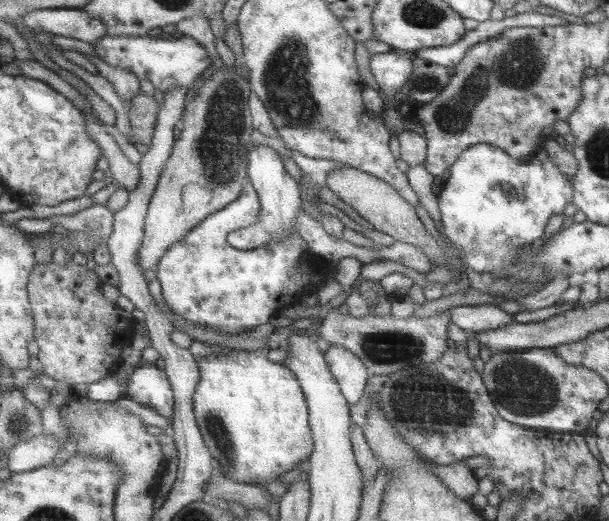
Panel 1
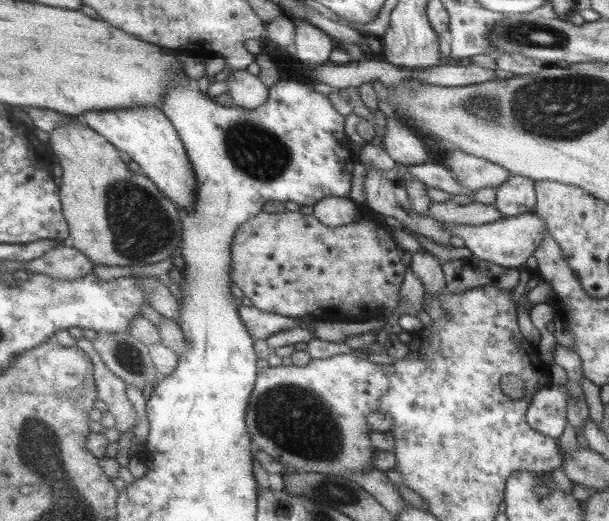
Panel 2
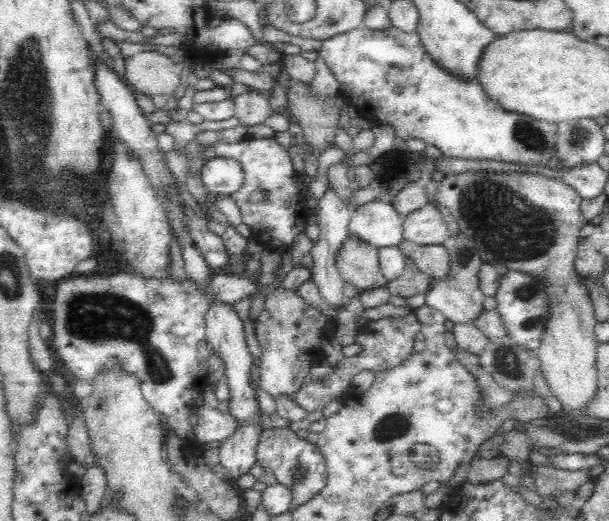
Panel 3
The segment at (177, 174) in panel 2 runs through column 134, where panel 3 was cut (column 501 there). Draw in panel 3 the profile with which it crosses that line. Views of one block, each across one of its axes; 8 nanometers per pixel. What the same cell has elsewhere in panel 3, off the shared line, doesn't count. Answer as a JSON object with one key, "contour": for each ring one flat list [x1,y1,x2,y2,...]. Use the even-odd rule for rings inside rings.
{"contour":[[390,25,384,30,370,30,365,26,360,26,354,30,349,30,345,33,335,34,330,38,324,39,322,45,319,48,319,56,322,57,328,67,332,69,332,73,336,75,338,82,342,84,341,90,343,97,349,105,356,108,360,117,376,122,380,125,388,125,394,129,395,136,408,140,408,138,419,138,424,140,426,145,433,144,437,146,442,154,453,158,464,159,487,159,498,160,504,162,513,162,519,164,541,164,544,166,548,160,554,158,553,152,555,149,555,130,557,123,548,122,545,120,538,120,532,118,526,114,518,114,514,112,508,112,504,108,500,107,496,102,493,102,485,93,483,86,476,77,468,77,468,75,458,75,458,73,452,73,452,71,442,67,432,59,428,51,424,49,421,38,418,31,404,31,396,28,394,25]]}

